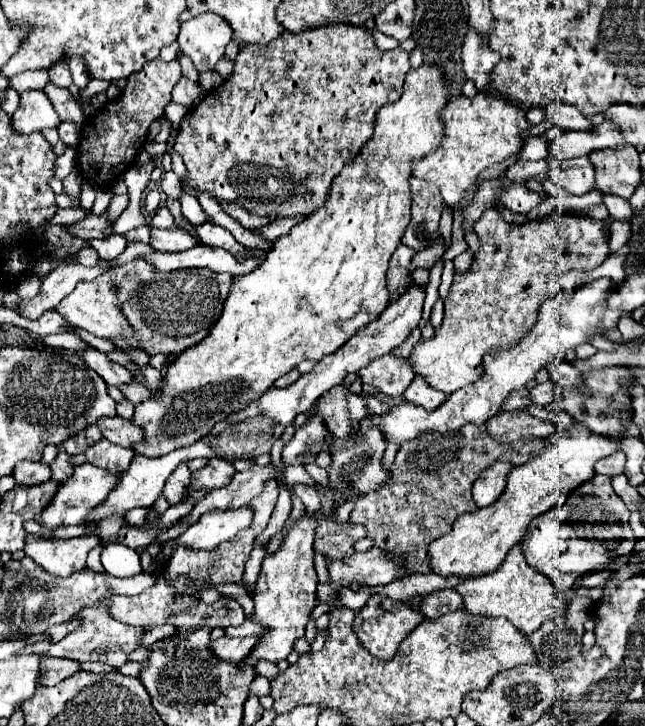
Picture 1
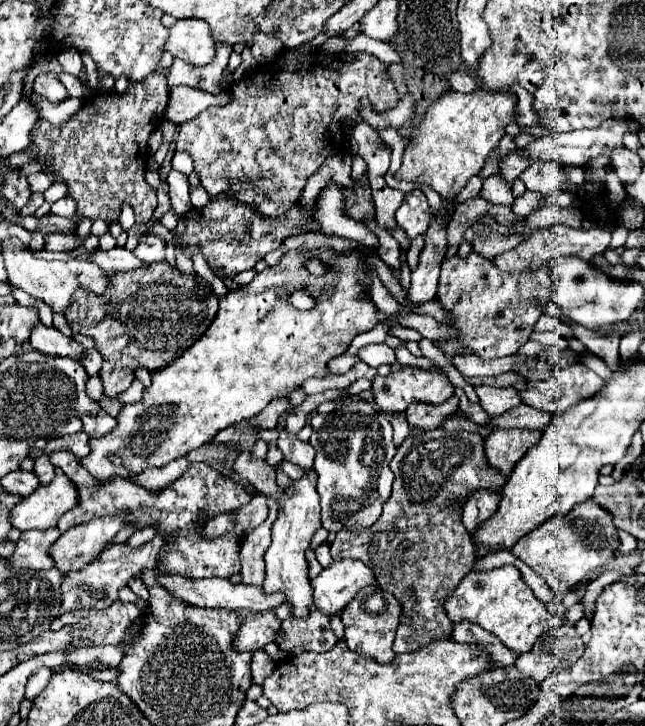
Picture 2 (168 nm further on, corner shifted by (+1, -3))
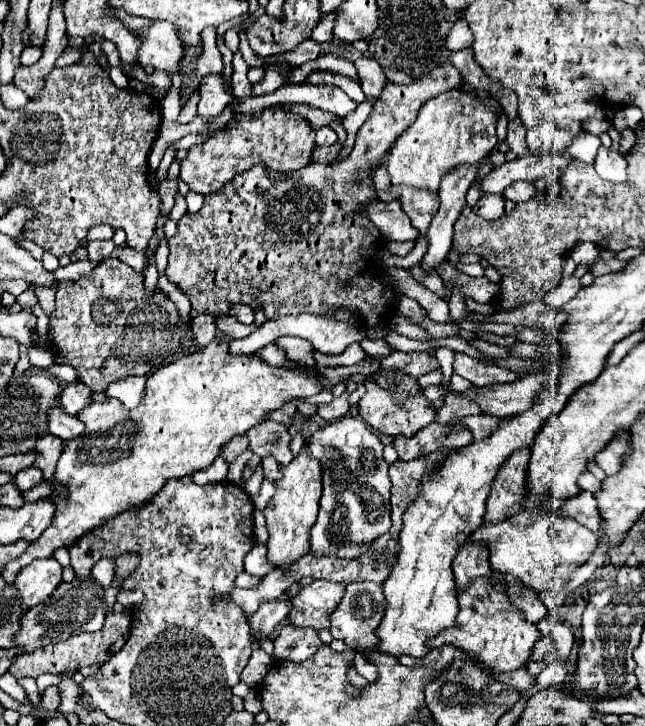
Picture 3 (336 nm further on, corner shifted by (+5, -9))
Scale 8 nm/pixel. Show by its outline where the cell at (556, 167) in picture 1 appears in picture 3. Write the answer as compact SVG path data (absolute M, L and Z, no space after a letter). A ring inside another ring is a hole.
M518 181L518 183L512 183L510 187L506 187L506 191L504 191L502 195L504 195L506 199L514 201L514 203L524 203L524 201L528 201L534 193L536 193L534 183L530 183L530 181Z

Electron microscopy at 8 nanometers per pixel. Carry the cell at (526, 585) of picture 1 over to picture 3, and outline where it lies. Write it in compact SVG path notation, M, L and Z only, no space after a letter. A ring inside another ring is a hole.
M474 579L472 585L458 595L460 601L460 613L456 617L456 623L450 629L444 629L436 637L428 639L428 647L436 649L442 645L454 645L456 649L462 649L468 653L482 669L486 669L492 675L514 671L522 667L534 643L538 641L538 629L534 623L528 623L522 619L522 613L508 601L508 595L502 587L490 587L488 579Z

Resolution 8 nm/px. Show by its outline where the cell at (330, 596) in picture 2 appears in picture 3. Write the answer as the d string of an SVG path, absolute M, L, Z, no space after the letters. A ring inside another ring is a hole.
M314 581L304 587L296 597L292 597L292 609L288 613L290 625L294 627L312 627L314 631L322 631L330 627L330 613L336 609L344 595L342 583L332 581Z

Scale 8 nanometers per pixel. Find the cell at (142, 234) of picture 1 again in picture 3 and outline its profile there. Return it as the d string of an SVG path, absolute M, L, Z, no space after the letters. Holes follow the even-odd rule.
M112 240L90 241L87 245L88 258L91 261L100 262L109 258L115 248L116 246Z

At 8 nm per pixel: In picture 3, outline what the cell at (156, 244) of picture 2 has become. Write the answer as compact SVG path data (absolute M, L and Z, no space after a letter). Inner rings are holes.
M122 247L122 249L118 249L118 259L122 259L122 263L134 267L134 271L142 273L142 267L144 267L144 251L134 251L130 247Z

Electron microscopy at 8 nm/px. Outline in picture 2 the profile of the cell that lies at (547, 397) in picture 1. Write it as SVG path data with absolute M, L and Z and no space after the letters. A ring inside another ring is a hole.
M476 385L476 395L480 397L480 405L482 409L490 415L490 417L498 417L502 413L506 413L508 409L516 407L522 403L520 393L514 387L486 387L486 385Z

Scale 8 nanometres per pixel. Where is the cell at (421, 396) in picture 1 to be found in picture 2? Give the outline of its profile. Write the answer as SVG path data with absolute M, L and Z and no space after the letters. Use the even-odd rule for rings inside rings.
M450 397L442 405L426 405L426 403L416 403L408 405L406 415L410 427L420 427L420 429L436 429L450 413L458 409L458 397Z

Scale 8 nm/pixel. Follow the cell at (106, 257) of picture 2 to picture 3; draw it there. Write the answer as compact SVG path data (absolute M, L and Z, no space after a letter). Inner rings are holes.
M78 261L78 263L70 263L70 265L66 265L66 267L58 267L58 269L54 271L54 279L58 279L58 281L78 279L78 277L84 275L84 273L90 273L94 265L96 265L94 261Z

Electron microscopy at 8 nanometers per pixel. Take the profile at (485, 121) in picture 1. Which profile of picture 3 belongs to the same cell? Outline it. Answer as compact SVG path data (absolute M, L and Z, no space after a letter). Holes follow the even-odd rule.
M446 91L428 99L416 117L416 121L396 139L386 169L392 185L412 185L438 191L444 173L458 165L478 165L496 145L496 121L500 103L496 99L476 99L472 93Z

